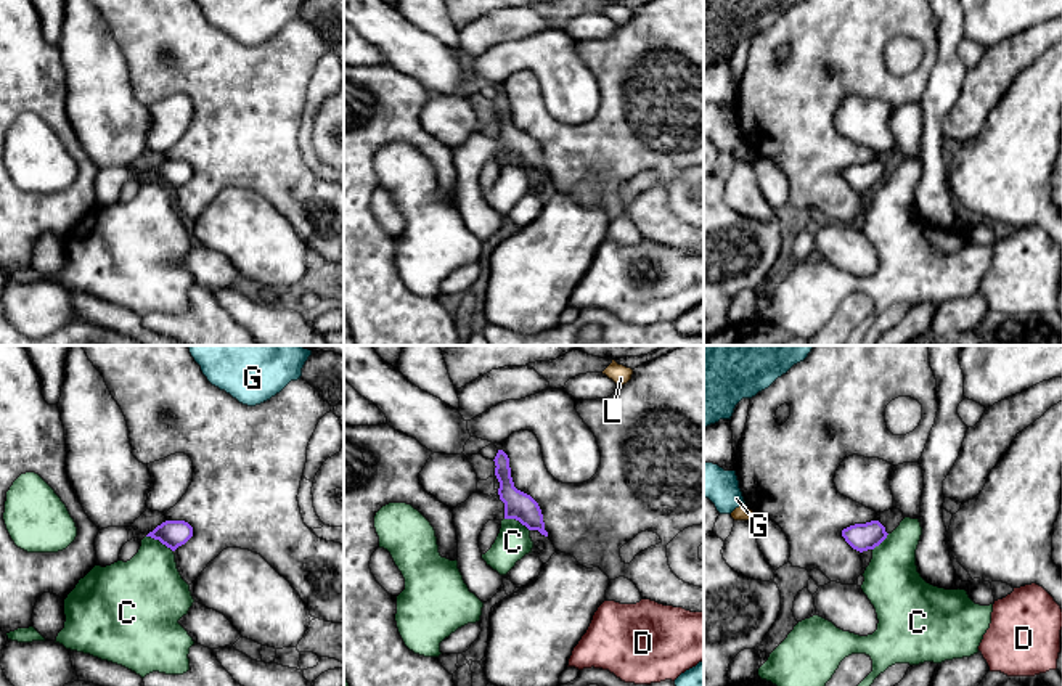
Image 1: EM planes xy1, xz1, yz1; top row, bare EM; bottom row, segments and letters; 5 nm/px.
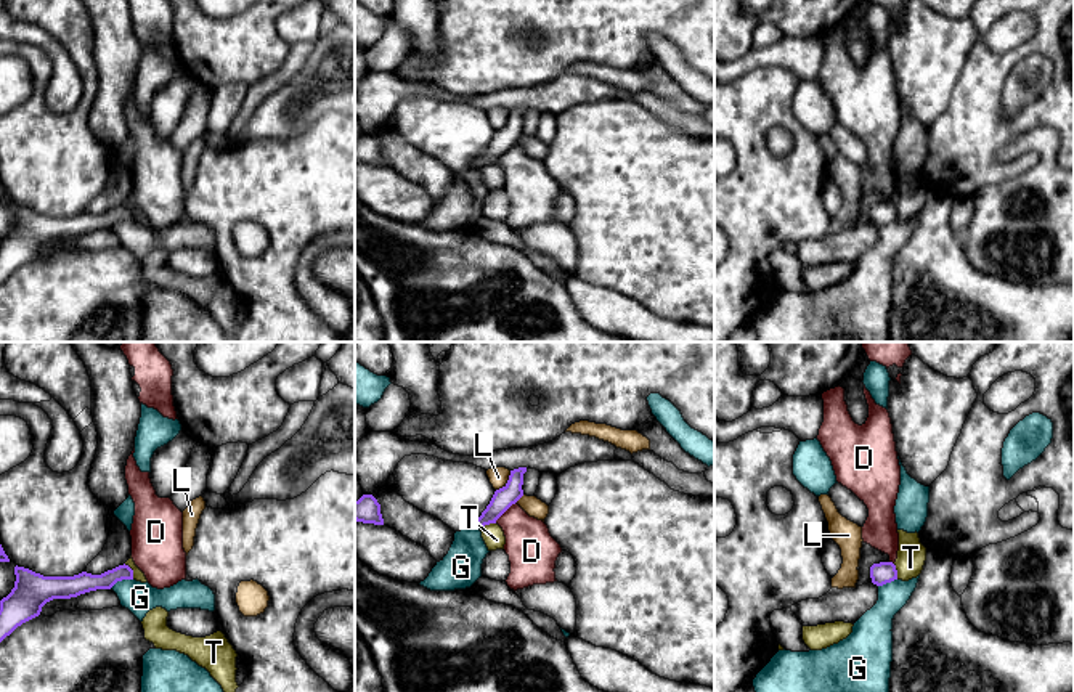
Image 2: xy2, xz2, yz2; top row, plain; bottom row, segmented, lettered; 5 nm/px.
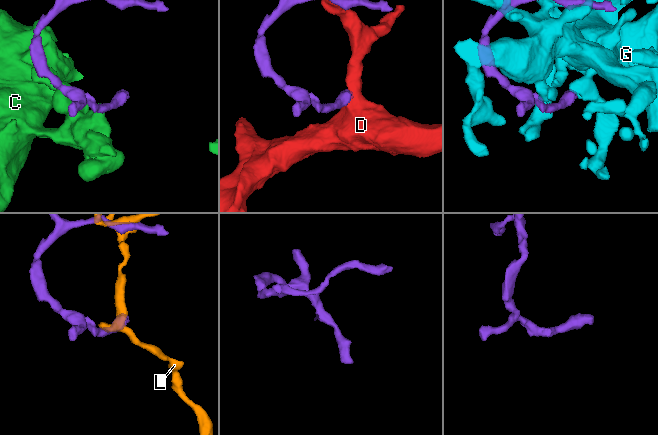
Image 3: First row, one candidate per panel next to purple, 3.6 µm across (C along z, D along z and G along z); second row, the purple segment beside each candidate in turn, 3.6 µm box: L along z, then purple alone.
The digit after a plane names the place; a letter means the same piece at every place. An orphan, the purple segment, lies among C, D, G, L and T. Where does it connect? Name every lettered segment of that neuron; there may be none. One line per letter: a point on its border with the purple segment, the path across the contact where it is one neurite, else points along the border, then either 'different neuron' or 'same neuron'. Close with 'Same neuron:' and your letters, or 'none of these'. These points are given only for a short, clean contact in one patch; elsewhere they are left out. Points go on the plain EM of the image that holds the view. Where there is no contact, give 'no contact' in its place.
C: xy1 (159, 180) | along xy1 (147, 175), (159, 180), (172, 191) | different neuron
D: xz2 (504, 151) | different neuron
G: xy2 (121, 220) | different neuron
L: xz2 (508, 122) | different neuron
T: xy2 (132, 211) | along xy2 (124, 204), (132, 211), (134, 219) | different neuron
Same neuron: none of these

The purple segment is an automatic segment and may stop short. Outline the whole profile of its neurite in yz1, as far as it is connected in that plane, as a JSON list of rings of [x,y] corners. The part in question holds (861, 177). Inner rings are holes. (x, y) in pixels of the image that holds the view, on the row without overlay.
[[[879,161],[855,164],[842,170],[845,182],[860,193],[874,190],[887,175],[885,167]]]

